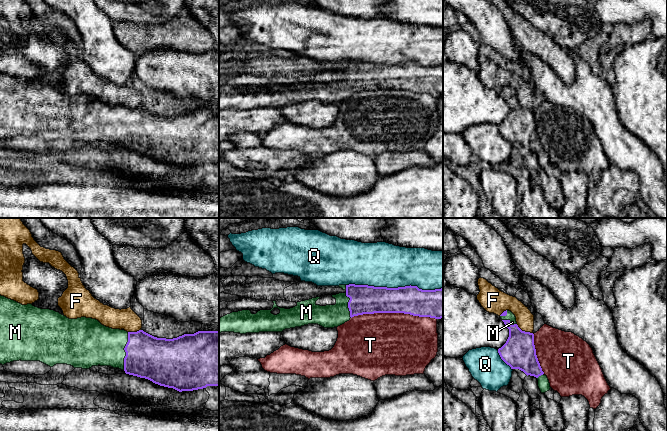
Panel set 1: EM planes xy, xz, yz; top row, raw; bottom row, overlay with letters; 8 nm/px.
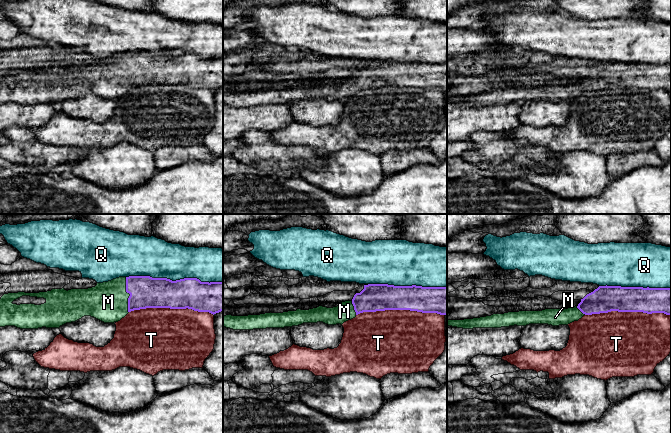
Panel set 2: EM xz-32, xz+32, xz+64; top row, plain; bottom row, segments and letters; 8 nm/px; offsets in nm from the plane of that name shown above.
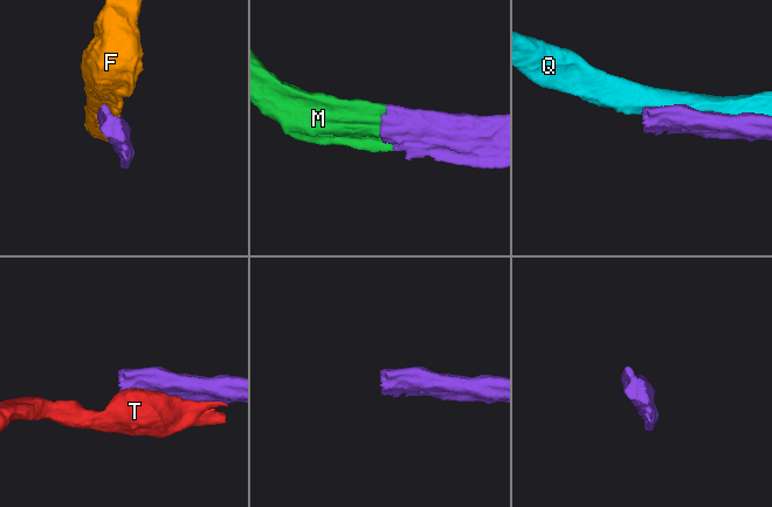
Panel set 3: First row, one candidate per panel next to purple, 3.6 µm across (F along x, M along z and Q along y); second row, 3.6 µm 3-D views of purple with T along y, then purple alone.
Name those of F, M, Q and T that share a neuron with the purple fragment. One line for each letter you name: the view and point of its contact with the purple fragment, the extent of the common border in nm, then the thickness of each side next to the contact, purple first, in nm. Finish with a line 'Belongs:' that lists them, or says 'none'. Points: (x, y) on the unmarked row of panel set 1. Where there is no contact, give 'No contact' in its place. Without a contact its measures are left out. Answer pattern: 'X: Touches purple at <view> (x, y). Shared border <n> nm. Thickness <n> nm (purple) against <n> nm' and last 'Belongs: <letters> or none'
M: Touches purple at xy (125, 127). Shared border 300 nm. Thickness 340 nm (purple) against 340 nm
Belongs: M

